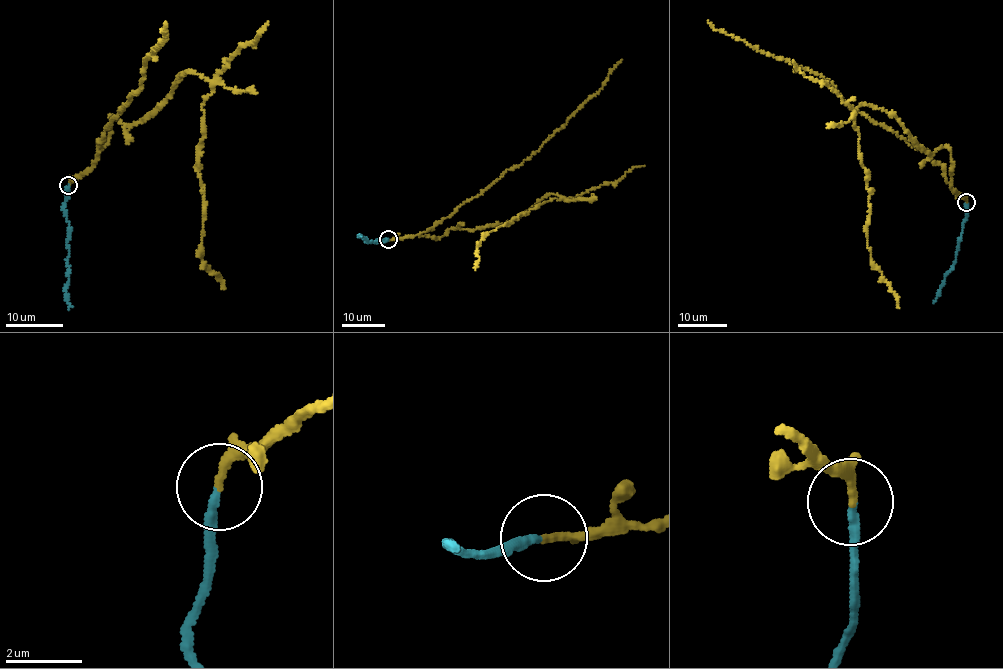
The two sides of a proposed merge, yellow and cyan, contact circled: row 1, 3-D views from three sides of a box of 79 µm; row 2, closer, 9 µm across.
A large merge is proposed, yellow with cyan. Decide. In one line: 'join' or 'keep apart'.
keep apart

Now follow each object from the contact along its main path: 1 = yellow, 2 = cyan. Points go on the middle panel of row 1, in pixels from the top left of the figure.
1: (388, 240), (437, 239), (449, 229), (509, 222), (558, 194), (481, 239), (475, 269)
2: (388, 240), (369, 243), (359, 235)

